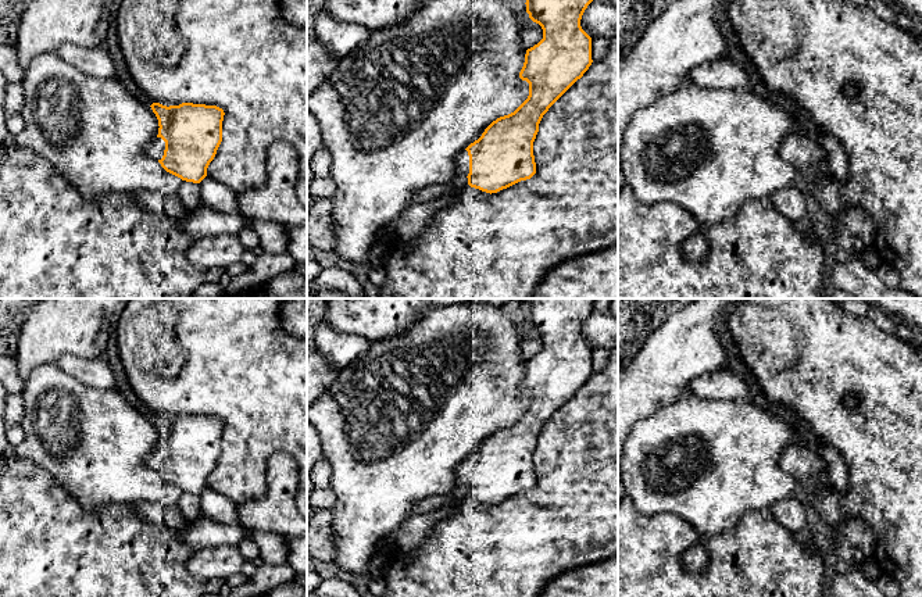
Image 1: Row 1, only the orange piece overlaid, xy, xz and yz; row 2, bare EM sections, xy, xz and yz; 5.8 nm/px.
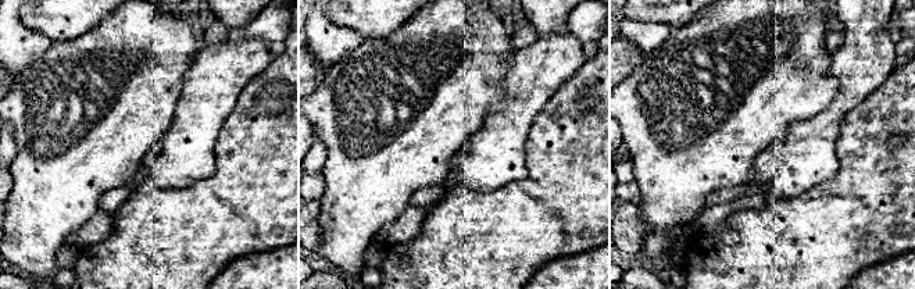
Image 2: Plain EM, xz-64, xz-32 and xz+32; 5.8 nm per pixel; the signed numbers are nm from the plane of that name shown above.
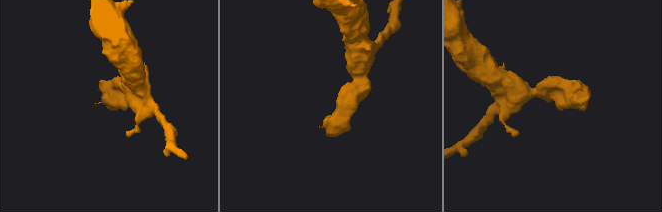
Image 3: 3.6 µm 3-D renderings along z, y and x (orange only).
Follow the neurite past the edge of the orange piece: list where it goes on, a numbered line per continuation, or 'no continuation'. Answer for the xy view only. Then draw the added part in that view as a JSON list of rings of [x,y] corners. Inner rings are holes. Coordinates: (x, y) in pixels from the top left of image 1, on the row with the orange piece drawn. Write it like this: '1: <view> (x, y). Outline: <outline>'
1: xy (156, 149). Outline: [[[156,137],[149,146],[149,154],[157,161],[162,158],[164,150],[165,142],[161,137]]]

